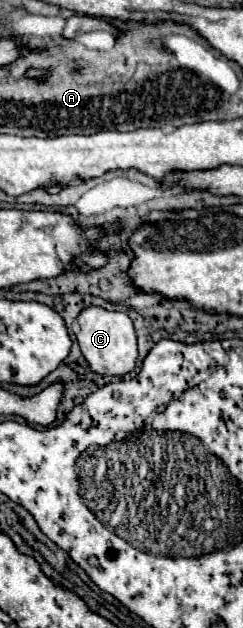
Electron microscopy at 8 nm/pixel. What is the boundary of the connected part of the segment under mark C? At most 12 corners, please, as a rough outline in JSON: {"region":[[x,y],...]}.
{"region":[[84,308],[76,340],[100,376],[134,370],[138,350],[124,312]]}

